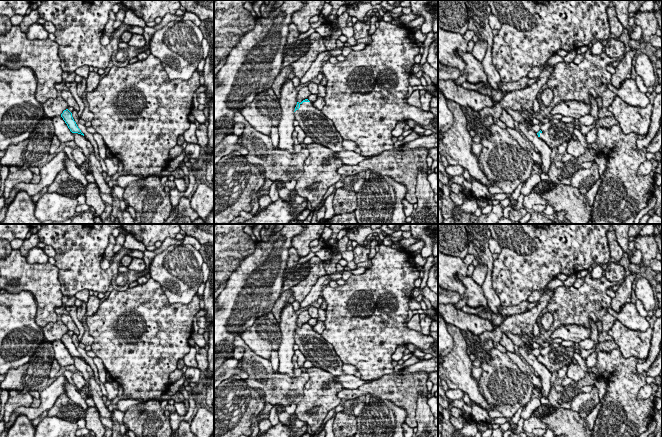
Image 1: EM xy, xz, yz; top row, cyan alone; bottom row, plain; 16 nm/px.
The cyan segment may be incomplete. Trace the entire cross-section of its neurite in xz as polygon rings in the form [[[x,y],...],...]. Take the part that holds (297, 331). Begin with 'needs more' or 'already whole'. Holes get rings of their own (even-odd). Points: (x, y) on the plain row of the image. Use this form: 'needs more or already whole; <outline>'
needs more; [[[308,323],[295,331],[295,343],[314,367],[322,368],[334,376],[347,375],[343,370],[343,362],[336,354],[333,346],[321,334],[314,331]]]

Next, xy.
already whole; [[[68,333],[63,335],[61,341],[63,342],[63,344],[65,345],[65,347],[67,348],[68,352],[72,357],[78,357],[84,360],[84,358],[81,356],[76,346],[74,345],[72,337]]]

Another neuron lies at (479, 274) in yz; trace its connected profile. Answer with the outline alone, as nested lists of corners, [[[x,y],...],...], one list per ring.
[[[485,264],[482,265],[477,265],[474,268],[473,274],[472,274],[472,279],[480,286],[482,286],[482,284],[485,281],[486,278],[486,274],[487,274],[487,266]]]

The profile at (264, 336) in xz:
[[[269,312],[258,317],[240,337],[256,355],[270,360],[271,353],[278,350],[281,343],[280,326]]]

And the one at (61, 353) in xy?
[[[61,340],[52,342],[55,359],[58,361],[61,367],[66,367],[74,364],[74,359],[68,352],[67,348]]]

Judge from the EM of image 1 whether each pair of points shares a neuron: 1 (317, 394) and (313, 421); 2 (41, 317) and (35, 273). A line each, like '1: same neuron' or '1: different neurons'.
1: same neuron
2: same neuron

